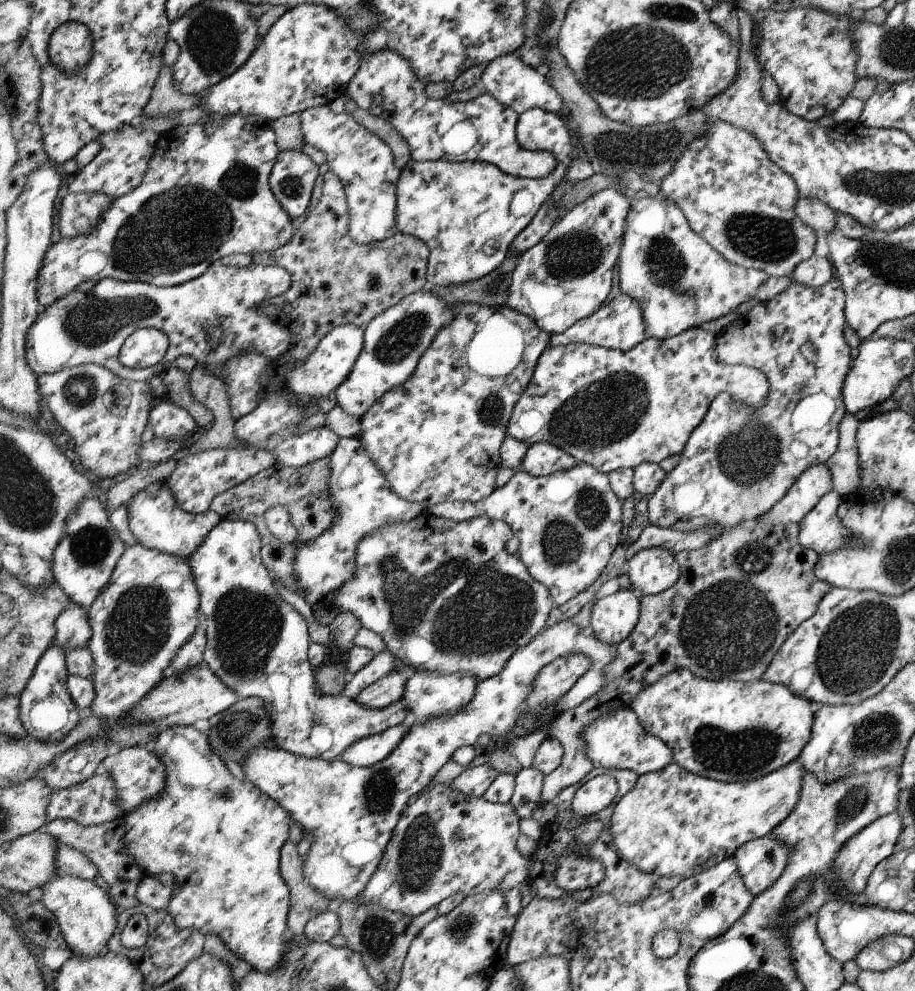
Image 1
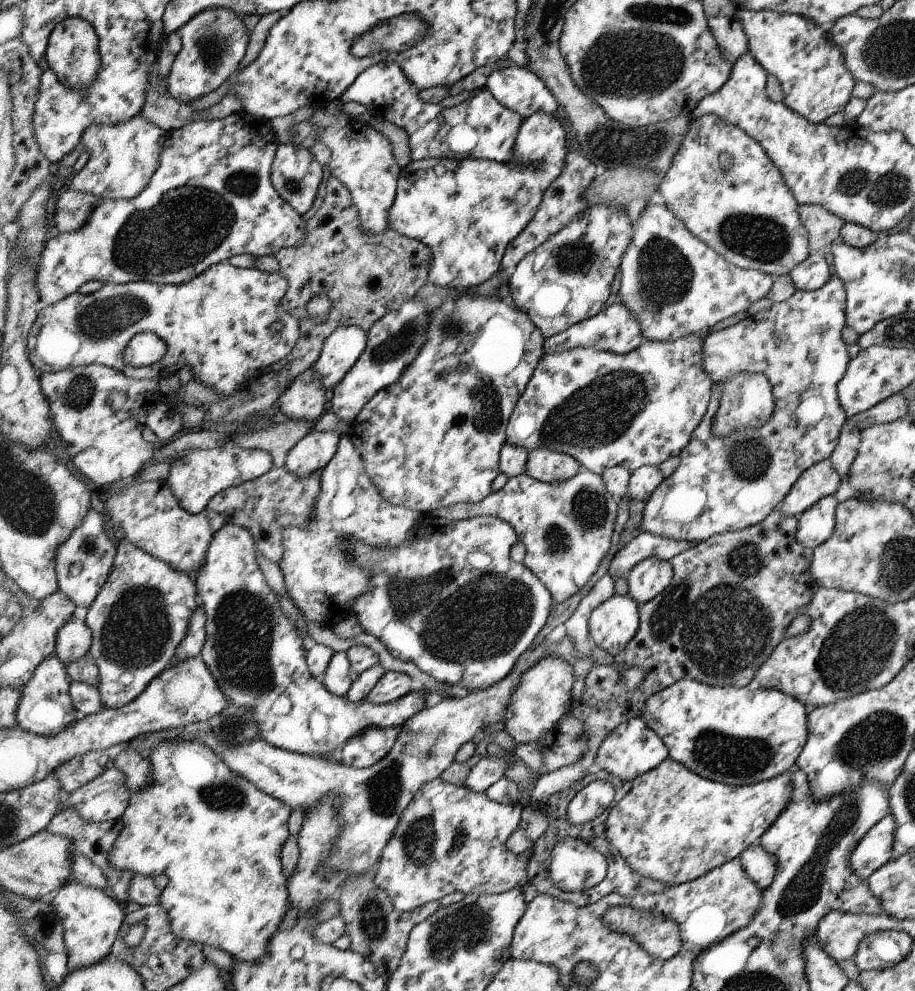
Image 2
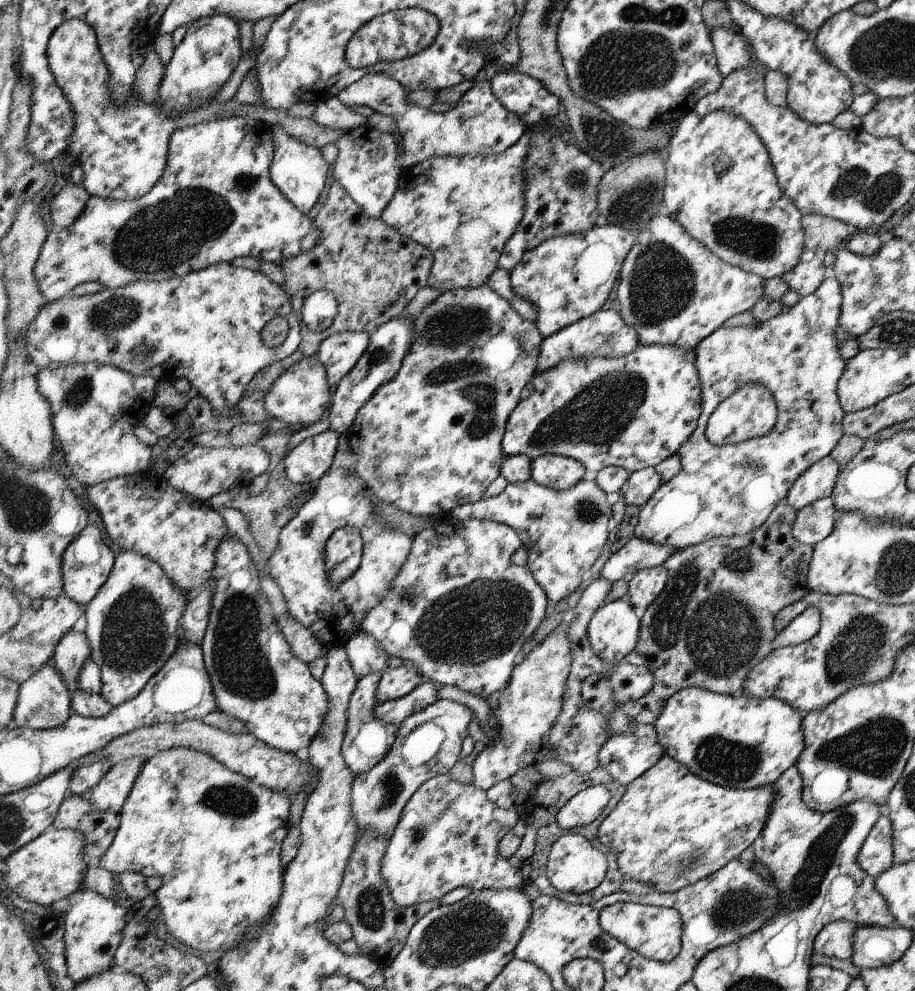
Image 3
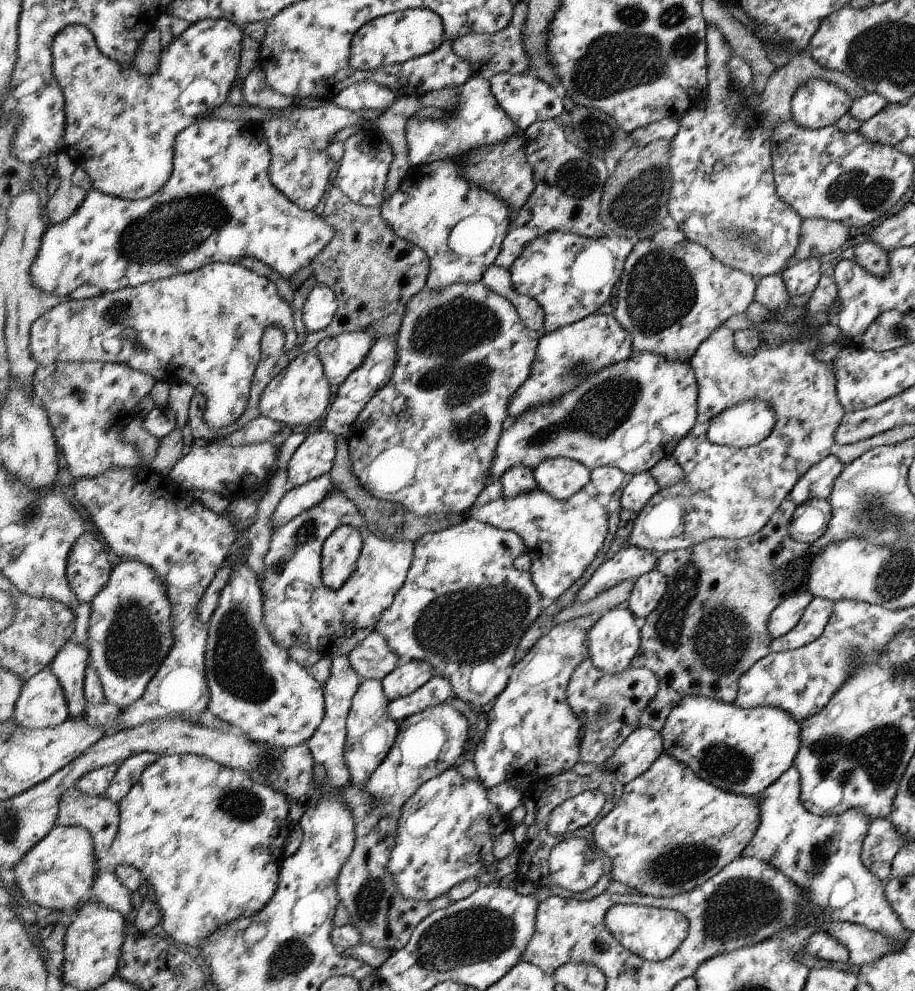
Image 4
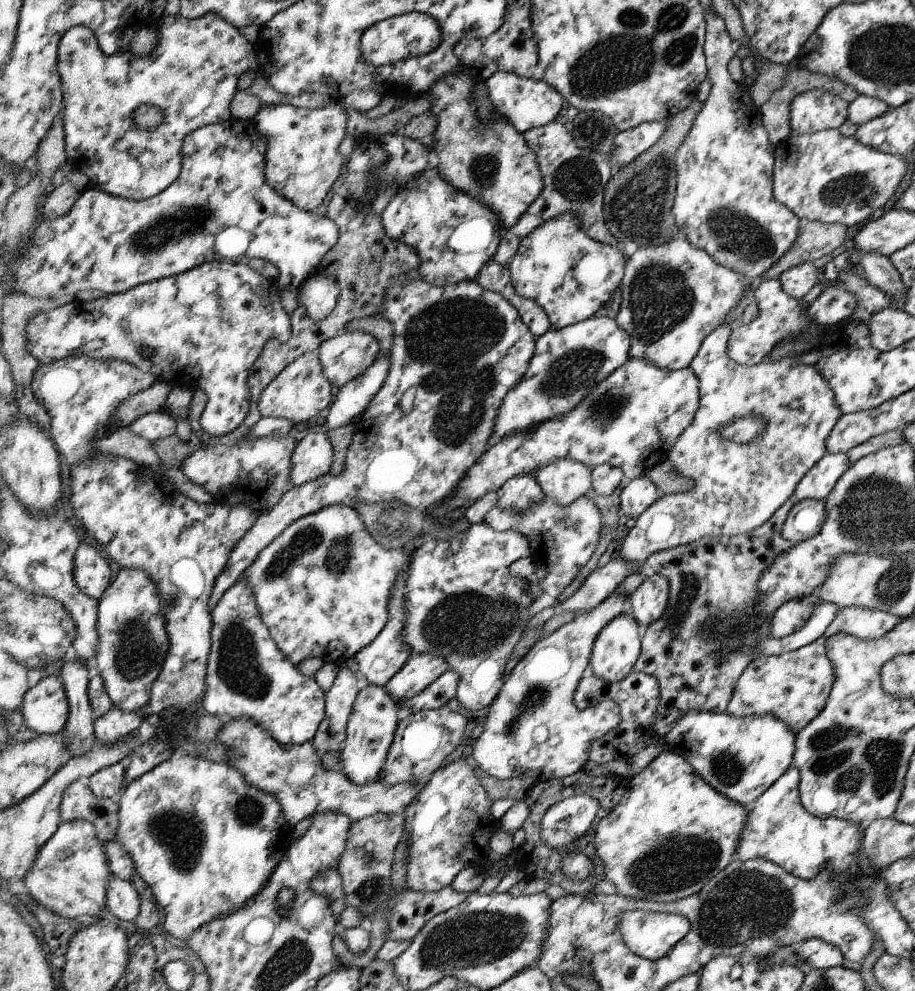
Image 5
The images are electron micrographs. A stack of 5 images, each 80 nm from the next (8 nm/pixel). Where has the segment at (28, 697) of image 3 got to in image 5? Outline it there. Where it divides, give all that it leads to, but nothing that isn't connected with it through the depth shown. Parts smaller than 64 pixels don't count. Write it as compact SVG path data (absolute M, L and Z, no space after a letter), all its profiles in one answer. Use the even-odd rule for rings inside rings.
M45 676L30 688L24 706L15 717L19 725L38 734L65 731L71 718L71 704L61 676Z

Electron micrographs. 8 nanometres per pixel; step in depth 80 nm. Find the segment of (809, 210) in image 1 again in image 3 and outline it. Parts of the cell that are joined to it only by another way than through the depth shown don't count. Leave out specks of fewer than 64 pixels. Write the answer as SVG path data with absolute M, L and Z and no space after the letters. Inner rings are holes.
M815 214L804 216L805 248L802 260L834 250L855 230L849 223L832 217Z

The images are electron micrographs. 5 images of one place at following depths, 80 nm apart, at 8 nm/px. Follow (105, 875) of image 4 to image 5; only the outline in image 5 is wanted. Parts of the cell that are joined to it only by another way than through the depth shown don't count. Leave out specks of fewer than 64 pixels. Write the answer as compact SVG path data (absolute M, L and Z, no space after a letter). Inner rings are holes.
M116 876L113 882L110 882L107 909L122 922L131 921L134 923L134 920L142 912L142 898L143 896L138 892L134 882Z

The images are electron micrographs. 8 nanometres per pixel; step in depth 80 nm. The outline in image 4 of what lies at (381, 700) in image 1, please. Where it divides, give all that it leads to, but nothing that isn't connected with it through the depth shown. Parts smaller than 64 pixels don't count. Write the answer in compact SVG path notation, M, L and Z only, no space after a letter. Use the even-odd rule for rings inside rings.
M424 659L413 660L403 666L398 666L381 682L387 698L393 701L416 693L434 676L435 668L428 661Z

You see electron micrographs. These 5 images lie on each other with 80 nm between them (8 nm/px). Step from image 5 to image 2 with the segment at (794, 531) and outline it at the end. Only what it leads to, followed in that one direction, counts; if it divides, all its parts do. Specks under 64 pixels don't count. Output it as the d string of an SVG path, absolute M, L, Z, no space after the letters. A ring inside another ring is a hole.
M834 495L822 497L797 519L797 541L813 549L833 536L839 502Z

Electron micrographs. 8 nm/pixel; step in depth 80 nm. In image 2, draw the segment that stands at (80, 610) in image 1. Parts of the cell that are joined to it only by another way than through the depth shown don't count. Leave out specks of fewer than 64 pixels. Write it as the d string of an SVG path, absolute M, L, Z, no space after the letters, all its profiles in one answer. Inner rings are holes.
M74 618L60 631L56 654L69 668L68 665L91 654L93 638L93 630L88 626L87 621Z

